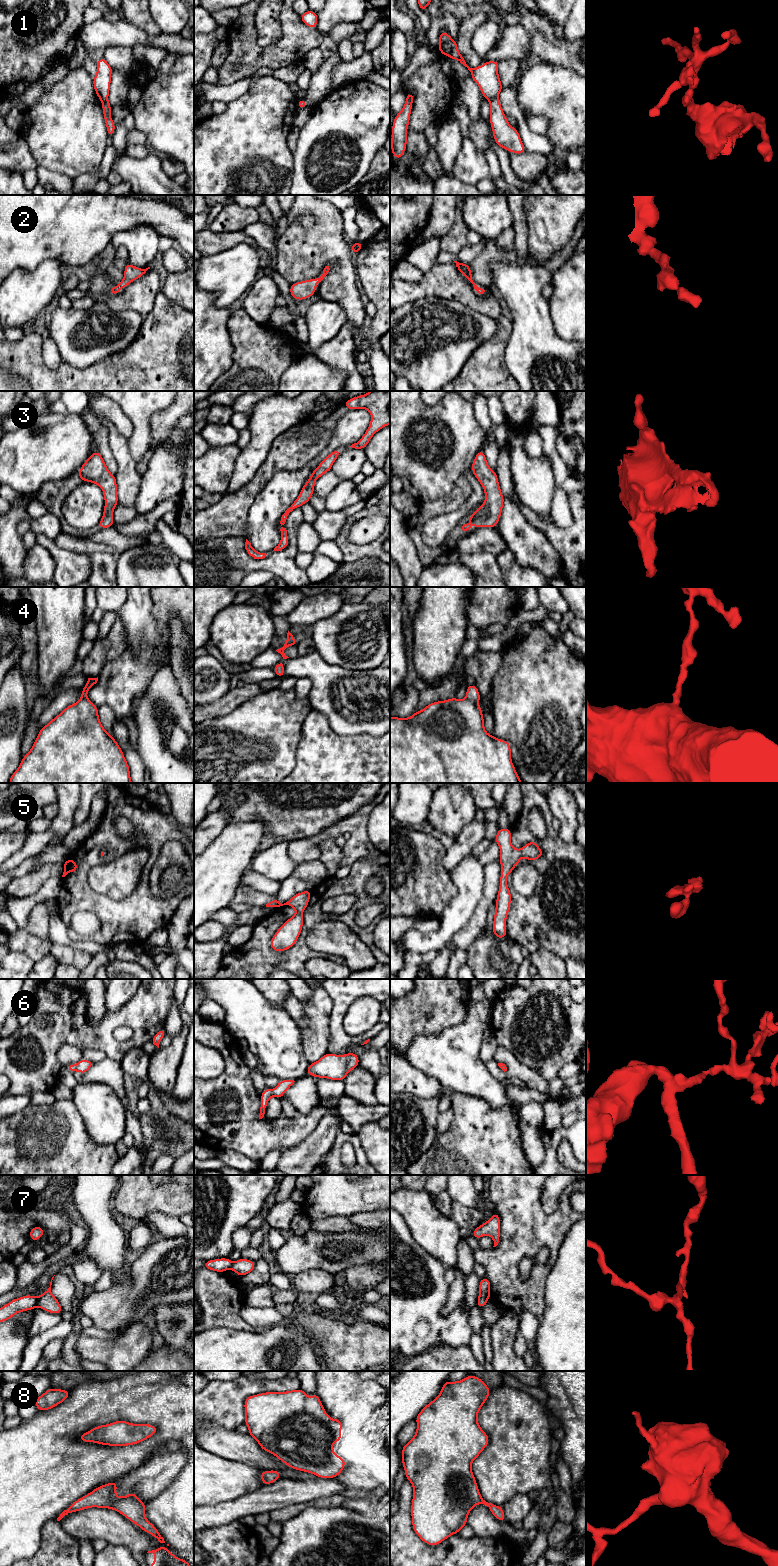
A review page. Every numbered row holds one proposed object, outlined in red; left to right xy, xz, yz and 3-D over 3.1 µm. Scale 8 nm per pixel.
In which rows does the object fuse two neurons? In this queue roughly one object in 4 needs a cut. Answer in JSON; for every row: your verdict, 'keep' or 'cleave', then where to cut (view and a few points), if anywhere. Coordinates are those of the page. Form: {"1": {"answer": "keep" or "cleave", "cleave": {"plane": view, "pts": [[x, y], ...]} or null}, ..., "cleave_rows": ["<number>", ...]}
{"1": {"answer": "cleave", "cleave": {"plane": "yz", "pts": [[497, 97], [490, 102]]}}, "2": {"answer": "keep", "cleave": null}, "3": {"answer": "keep", "cleave": null}, "4": {"answer": "keep", "cleave": null}, "5": {"answer": "keep", "cleave": null}, "6": {"answer": "keep", "cleave": null}, "7": {"answer": "cleave", "cleave": {"plane": "xy", "pts": [[37, 1299], [35, 1305]]}}, "8": {"answer": "keep", "cleave": null}, "cleave_rows": ["1", "7"]}

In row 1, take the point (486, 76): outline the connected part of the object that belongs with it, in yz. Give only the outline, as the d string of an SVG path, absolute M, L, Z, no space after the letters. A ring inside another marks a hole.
M442 31L439 35L438 49L441 54L459 61L468 68L472 79L480 87L483 98L489 102L498 98L503 89L498 74L499 61L486 61L481 66L470 68L458 50L457 42L446 31Z

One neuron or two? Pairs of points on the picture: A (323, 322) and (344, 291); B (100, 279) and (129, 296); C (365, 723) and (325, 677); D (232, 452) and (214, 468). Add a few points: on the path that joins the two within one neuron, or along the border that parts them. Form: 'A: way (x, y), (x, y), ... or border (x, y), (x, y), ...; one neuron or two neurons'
A: border (320, 297), (335, 301), (344, 310), (347, 321); two neurons
B: way (100, 288), (110, 298), (120, 298); one neuron
C: way (358, 711), (335, 688); one neuron
D: way (228, 454), (218, 464); one neuron

